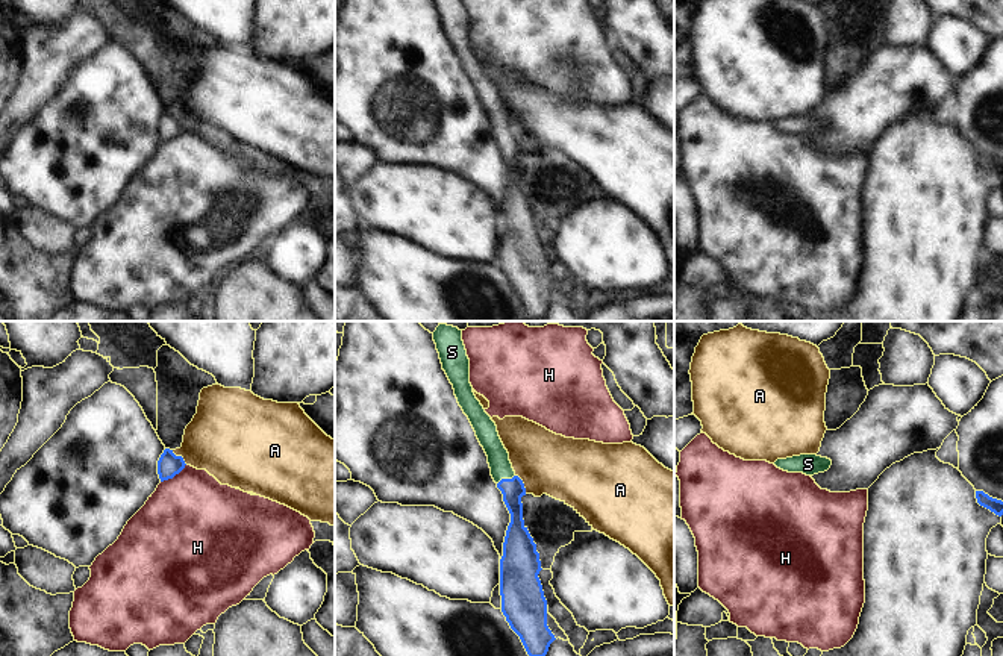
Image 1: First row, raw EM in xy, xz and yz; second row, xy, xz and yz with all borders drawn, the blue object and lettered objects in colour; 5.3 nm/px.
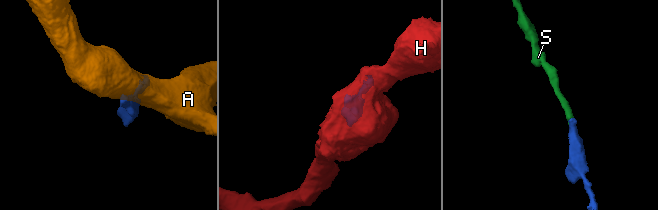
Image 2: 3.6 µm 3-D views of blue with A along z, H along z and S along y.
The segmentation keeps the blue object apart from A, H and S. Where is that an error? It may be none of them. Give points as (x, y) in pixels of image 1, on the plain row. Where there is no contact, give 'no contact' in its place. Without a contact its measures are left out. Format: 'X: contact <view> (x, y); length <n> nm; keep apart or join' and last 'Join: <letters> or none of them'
A: contact xz (523, 144); length 120 nm; keep apart
H: contact xy (173, 137); length 170 nm; keep apart
S: contact xz (505, 140); length 110 nm; join
Join: S

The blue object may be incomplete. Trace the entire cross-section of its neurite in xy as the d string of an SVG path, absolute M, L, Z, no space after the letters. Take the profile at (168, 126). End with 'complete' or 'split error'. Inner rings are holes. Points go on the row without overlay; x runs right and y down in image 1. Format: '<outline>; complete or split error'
M165 109L158 121L158 135L161 142L173 139L185 129L185 121L182 117L176 117L173 111Z; complete

